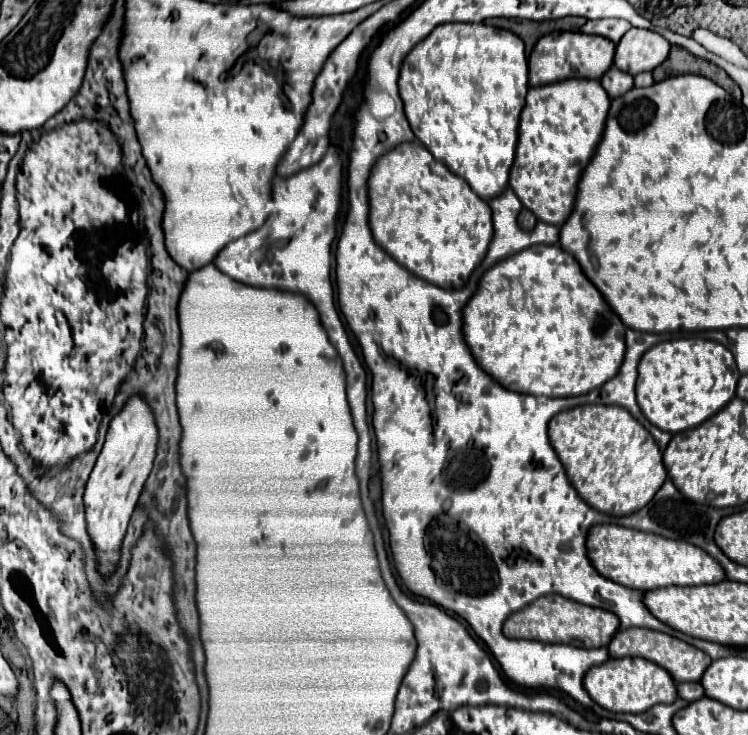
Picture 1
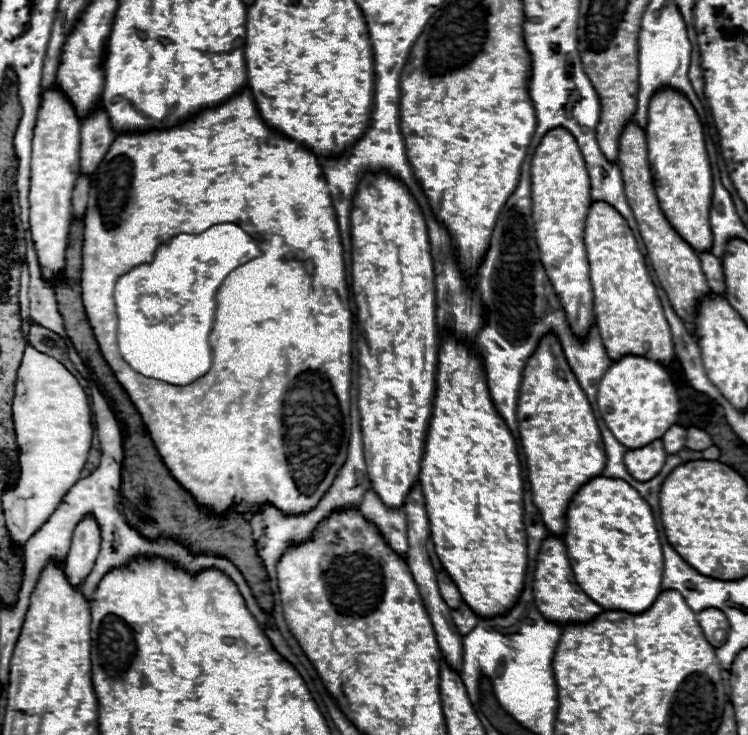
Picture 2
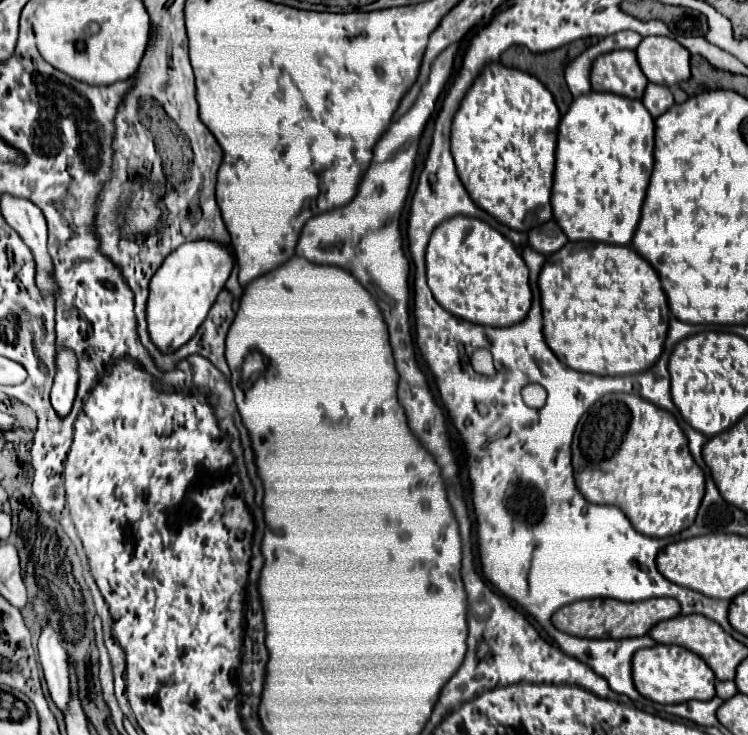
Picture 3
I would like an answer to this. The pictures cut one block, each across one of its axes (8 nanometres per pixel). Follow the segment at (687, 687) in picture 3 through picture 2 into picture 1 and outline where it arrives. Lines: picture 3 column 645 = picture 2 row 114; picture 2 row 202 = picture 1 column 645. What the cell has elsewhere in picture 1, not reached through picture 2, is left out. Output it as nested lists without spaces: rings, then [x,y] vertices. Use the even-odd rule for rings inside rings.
[[[618,658],[618,660],[608,660],[600,666],[590,668],[584,674],[584,690],[588,690],[590,698],[610,710],[610,712],[630,712],[630,714],[640,714],[652,708],[654,704],[672,704],[678,694],[676,694],[676,684],[670,678],[670,674],[644,660],[644,658]]]

